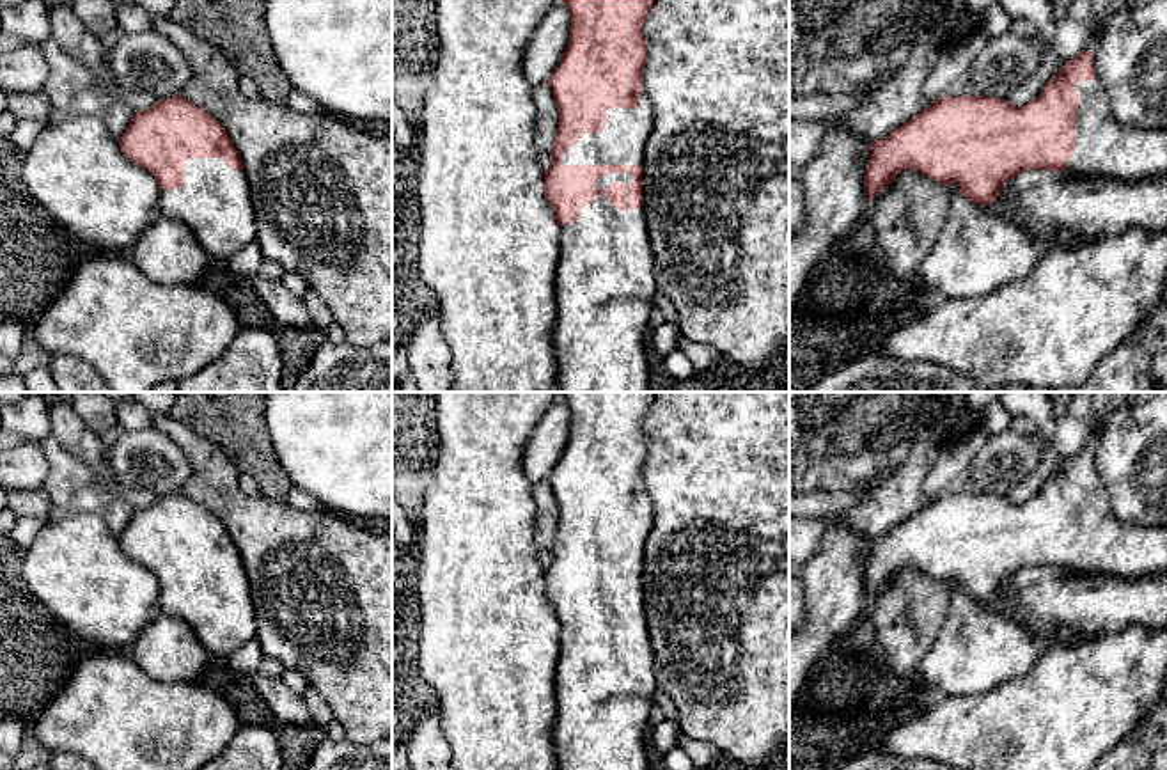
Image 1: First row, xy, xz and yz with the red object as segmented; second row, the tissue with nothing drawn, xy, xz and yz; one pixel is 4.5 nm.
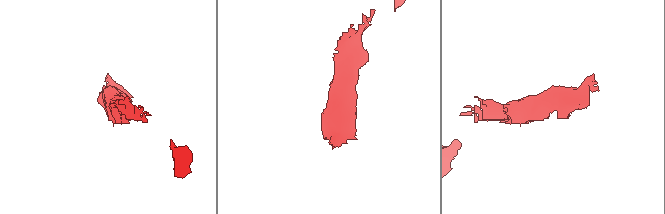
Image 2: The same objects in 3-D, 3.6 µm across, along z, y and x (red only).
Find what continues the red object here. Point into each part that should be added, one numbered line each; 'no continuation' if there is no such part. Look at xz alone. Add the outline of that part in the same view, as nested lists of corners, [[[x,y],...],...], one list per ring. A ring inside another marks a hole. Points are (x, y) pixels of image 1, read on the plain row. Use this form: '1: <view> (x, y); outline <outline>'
1: xz (623, 536); outline [[[642,484],[640,504],[637,507],[628,507],[628,506],[607,507],[605,525],[596,532],[585,530],[582,536],[578,536],[575,543],[566,546],[564,554],[560,555],[560,561],[562,562],[642,562],[644,546],[646,546],[649,530],[653,527],[653,518],[654,518],[653,502],[647,490]]]

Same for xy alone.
1: xy (215, 602); outline [[[188,555],[184,584],[160,589],[160,612],[183,619],[209,656],[227,658],[255,637],[255,609],[245,568],[231,566],[222,555]]]

